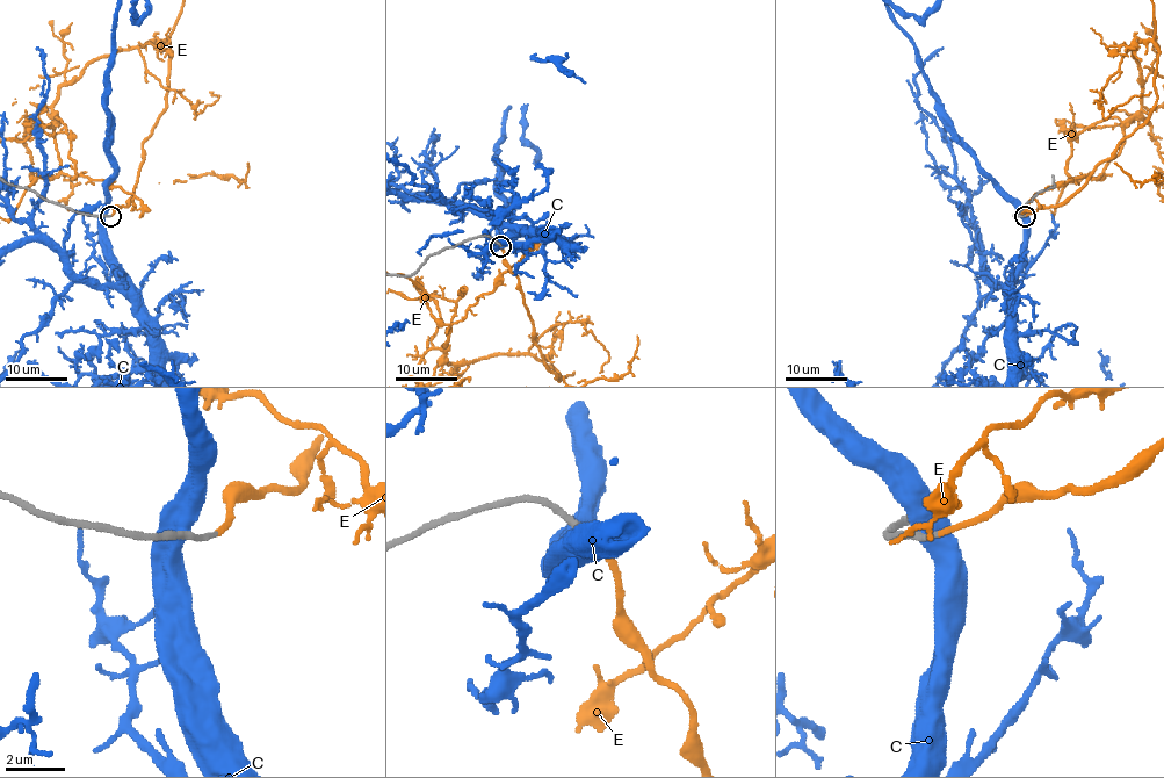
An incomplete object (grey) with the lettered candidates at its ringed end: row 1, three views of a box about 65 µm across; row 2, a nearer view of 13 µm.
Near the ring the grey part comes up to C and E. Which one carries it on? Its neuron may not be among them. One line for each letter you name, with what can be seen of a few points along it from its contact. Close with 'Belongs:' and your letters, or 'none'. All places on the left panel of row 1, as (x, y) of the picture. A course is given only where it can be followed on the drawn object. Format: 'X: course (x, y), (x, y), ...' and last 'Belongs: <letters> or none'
Belongs: E

